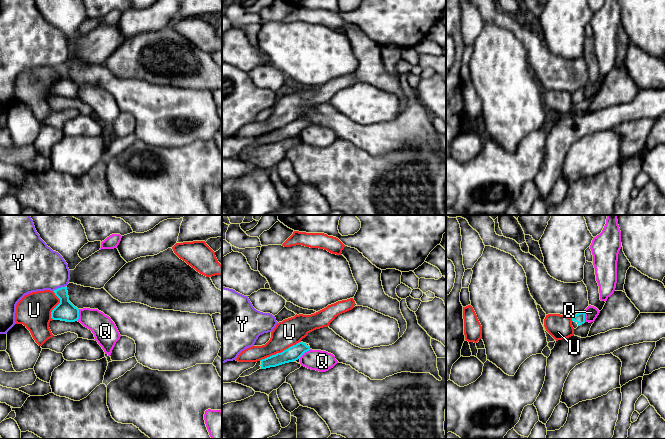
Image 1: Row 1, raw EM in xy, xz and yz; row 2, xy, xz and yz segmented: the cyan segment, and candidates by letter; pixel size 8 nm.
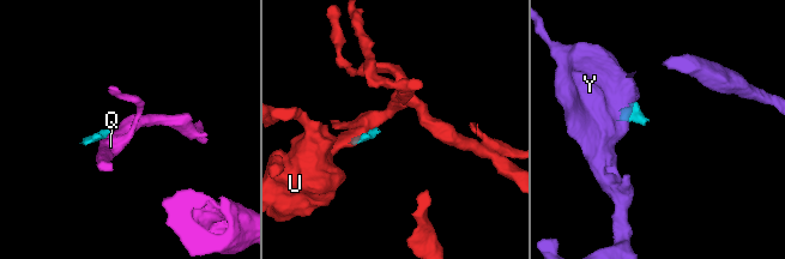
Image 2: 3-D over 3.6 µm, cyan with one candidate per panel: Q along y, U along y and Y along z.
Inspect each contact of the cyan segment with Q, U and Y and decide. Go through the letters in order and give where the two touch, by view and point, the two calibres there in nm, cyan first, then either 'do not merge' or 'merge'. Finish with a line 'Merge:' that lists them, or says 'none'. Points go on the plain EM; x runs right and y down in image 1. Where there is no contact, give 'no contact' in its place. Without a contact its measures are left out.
Q: meets cyan in xy at (78, 91); 160 nm thick on the cyan side, 190 nm on the other; do not merge
U: meets cyan in xz at (279, 129); 120 nm thick on the cyan side, 220 nm on the other; do not merge
Y: meets cyan in xy at (59, 64); 160 nm thick on the cyan side, 380 nm on the other; do not merge
Merge: none

